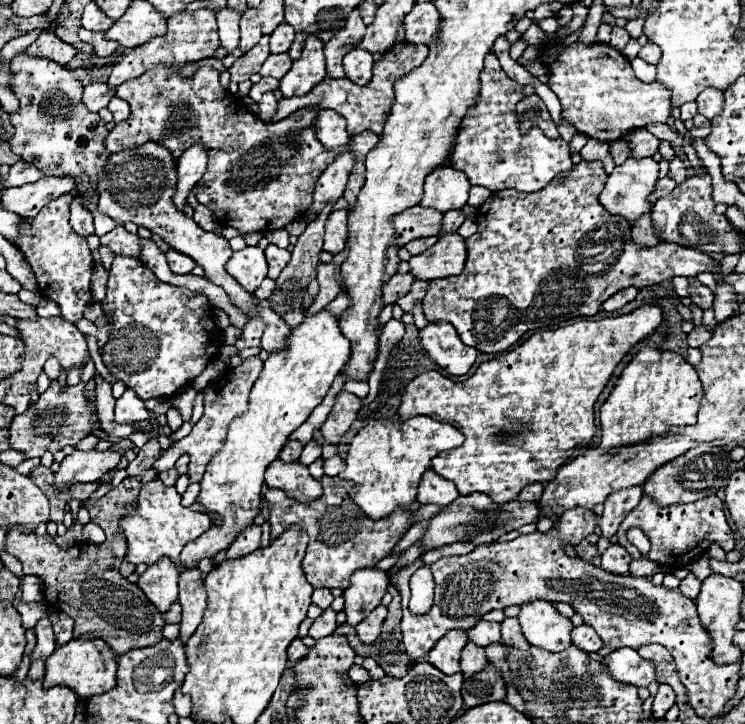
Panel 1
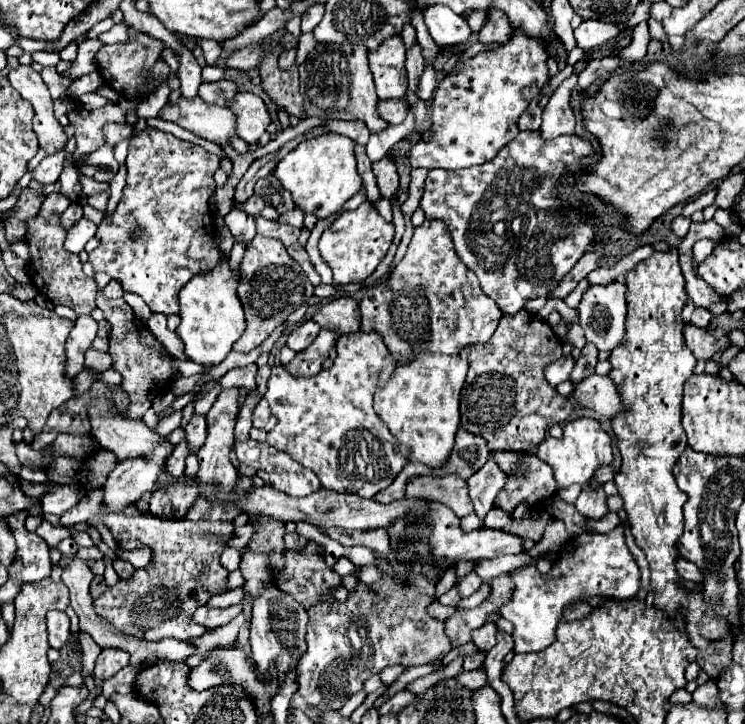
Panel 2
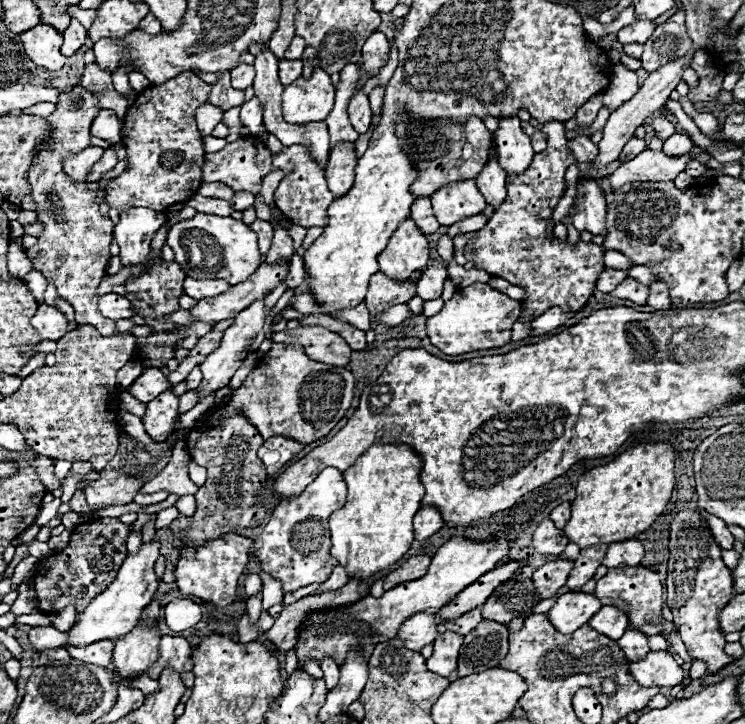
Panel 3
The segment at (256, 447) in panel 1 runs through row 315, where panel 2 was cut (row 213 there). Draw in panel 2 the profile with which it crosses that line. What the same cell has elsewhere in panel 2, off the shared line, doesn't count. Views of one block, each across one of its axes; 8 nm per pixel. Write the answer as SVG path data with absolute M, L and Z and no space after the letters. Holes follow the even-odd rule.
M334 132L304 140L276 164L274 174L282 186L292 192L292 198L300 210L314 212L318 218L328 218L362 188L362 178L358 178L354 162L354 146L354 140Z

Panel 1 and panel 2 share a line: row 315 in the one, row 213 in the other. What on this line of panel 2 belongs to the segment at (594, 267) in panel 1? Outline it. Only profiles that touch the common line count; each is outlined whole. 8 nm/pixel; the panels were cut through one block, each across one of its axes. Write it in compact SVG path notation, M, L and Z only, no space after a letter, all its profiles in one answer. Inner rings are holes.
M526 130L520 132L496 154L494 160L486 164L464 170L438 168L428 172L420 208L428 220L440 220L448 226L456 254L478 276L484 294L498 304L502 314L516 314L528 300L538 296L548 298L554 288L558 288L558 282L562 282L570 268L584 256L588 244L592 244L594 210L586 208L584 214L574 214L570 210L570 202L564 202L554 190L560 178L570 172L570 166L592 156L592 144L576 134L544 140L540 138L540 130Z

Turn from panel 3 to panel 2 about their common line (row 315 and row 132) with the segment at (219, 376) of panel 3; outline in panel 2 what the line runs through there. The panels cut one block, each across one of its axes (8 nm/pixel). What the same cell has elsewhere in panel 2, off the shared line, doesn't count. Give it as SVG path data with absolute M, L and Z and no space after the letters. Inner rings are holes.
M252 92L236 94L234 102L230 104L230 110L238 118L238 124L236 124L238 136L248 144L258 142L260 136L266 132L268 124L272 122L264 100Z

